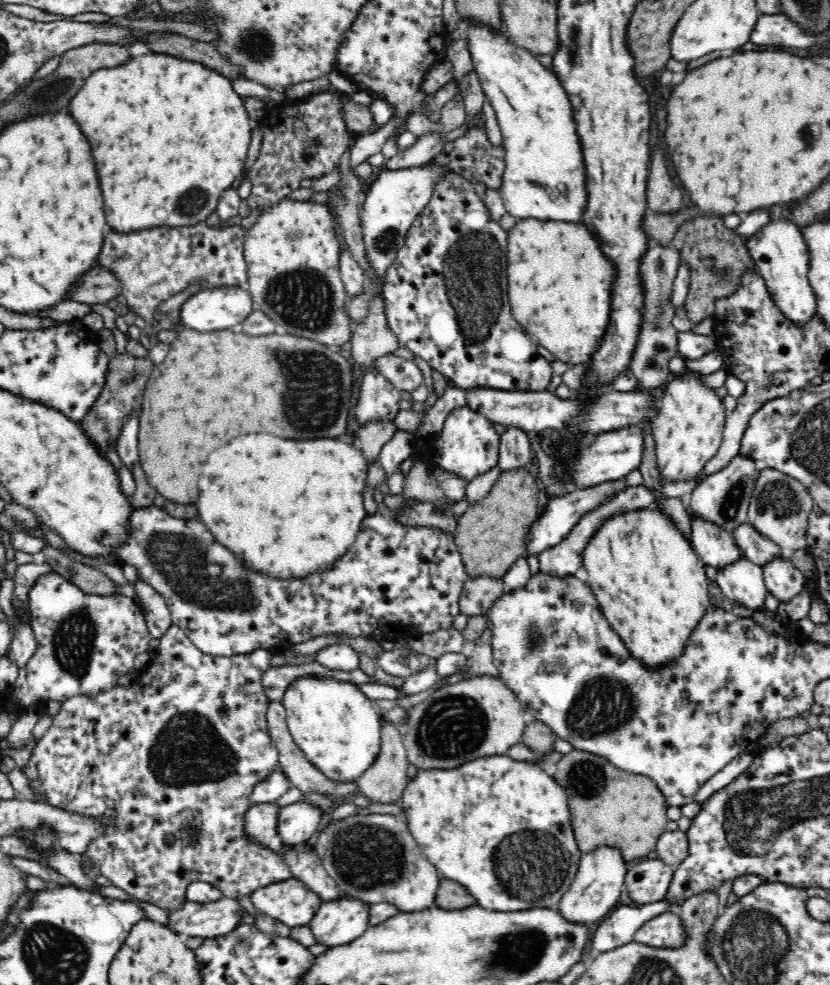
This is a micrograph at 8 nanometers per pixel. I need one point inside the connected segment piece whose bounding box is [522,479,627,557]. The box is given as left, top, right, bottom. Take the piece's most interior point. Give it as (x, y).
(559, 516)

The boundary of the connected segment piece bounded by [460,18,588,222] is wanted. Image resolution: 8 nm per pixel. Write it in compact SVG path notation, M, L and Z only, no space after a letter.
M461 18L460 21L466 22L464 33L466 33L466 40L468 42L468 52L470 52L470 59L472 59L472 68L478 75L483 93L488 98L491 106L493 107L497 122L501 128L503 134L503 145L505 148L505 169L503 172L503 182L499 190L500 196L503 199L503 203L506 212L515 216L517 219L524 218L538 218L538 220L564 220L564 222L580 222L582 220L582 214L584 214L584 208L586 206L586 187L584 184L587 182L586 169L584 169L584 161L582 161L582 149L580 148L580 139L578 139L578 133L576 133L576 123L574 117L572 117L572 103L568 99L568 93L564 90L564 87L560 84L560 79L550 72L548 68L542 66L542 64L536 59L535 55L529 50L526 50L514 43L512 39L506 35L505 31L496 31L490 28L487 24L481 24L479 20L467 20L467 18Z

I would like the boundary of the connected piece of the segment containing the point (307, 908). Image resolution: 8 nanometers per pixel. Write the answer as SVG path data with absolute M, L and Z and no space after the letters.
M294 877L263 886L249 897L256 909L292 928L309 926L323 904L318 894Z

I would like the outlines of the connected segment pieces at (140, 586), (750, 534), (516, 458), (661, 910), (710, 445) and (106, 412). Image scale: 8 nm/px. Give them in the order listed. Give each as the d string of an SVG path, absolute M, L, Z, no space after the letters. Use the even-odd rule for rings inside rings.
M139 579L135 584L138 602L143 609L146 627L152 638L160 640L173 625L173 620L165 600L154 588Z
M743 523L739 525L733 532L734 541L738 545L741 554L750 562L762 564L770 562L772 558L780 556L783 551L774 541L770 541L764 535L760 535L750 523Z
M514 426L505 428L499 438L497 465L501 468L501 472L522 468L531 457L535 456L532 449L532 436L533 434Z
M666 898L652 904L636 905L634 908L632 906L614 908L608 916L601 920L592 938L592 954L599 955L607 950L633 942L636 932L648 920L652 920L659 914L672 913L679 906L676 901Z
M684 370L676 375L662 392L658 415L652 420L652 429L658 468L663 480L694 480L694 478L698 478L705 463L718 453L722 445L723 430L727 420L724 402L718 397L716 388L708 387L701 379L702 376L704 377L704 374Z
M122 353L116 355L116 358L110 358L106 386L80 425L82 431L88 430L87 436L102 454L110 448L109 443L116 448L115 439L118 438L123 423L135 409L142 405L145 388L154 365L147 357L136 358L132 353ZM101 446L102 449L100 449Z

